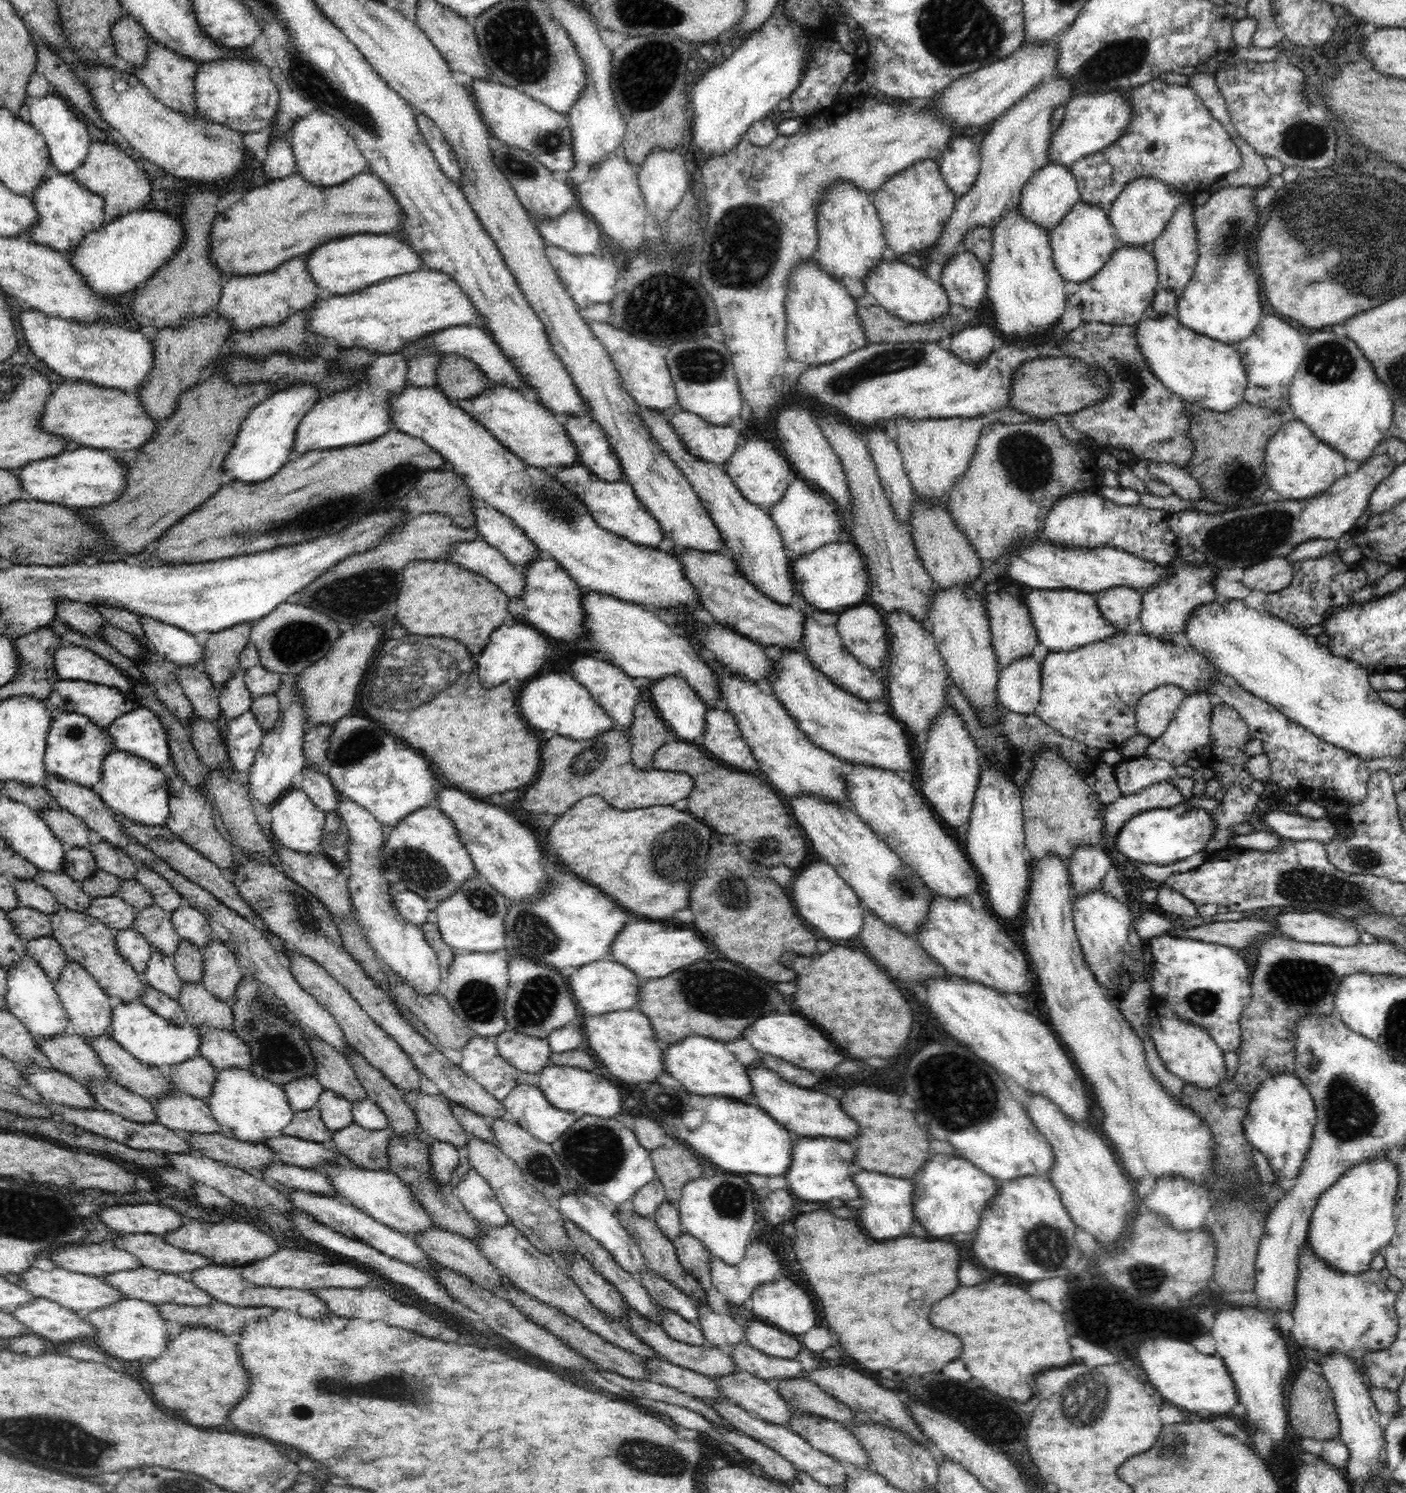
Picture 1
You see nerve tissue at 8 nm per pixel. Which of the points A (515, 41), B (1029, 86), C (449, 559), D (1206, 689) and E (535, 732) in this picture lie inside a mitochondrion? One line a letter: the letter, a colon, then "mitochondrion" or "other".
A: mitochondrion
B: other
C: other
D: other
E: other

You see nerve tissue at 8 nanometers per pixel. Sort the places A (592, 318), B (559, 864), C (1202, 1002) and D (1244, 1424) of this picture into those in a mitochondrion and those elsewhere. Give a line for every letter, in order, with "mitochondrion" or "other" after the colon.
A: other
B: other
C: mitochondrion
D: other

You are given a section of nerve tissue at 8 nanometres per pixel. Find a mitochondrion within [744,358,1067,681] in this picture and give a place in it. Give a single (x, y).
(1027, 459)

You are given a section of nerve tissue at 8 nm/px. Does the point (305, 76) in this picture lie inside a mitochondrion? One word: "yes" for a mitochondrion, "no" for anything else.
yes

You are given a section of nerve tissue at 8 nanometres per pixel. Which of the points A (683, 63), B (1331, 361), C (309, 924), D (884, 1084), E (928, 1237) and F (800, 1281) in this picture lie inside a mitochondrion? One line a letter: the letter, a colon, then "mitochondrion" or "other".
A: other
B: mitochondrion
C: mitochondrion
D: other
E: other
F: other

